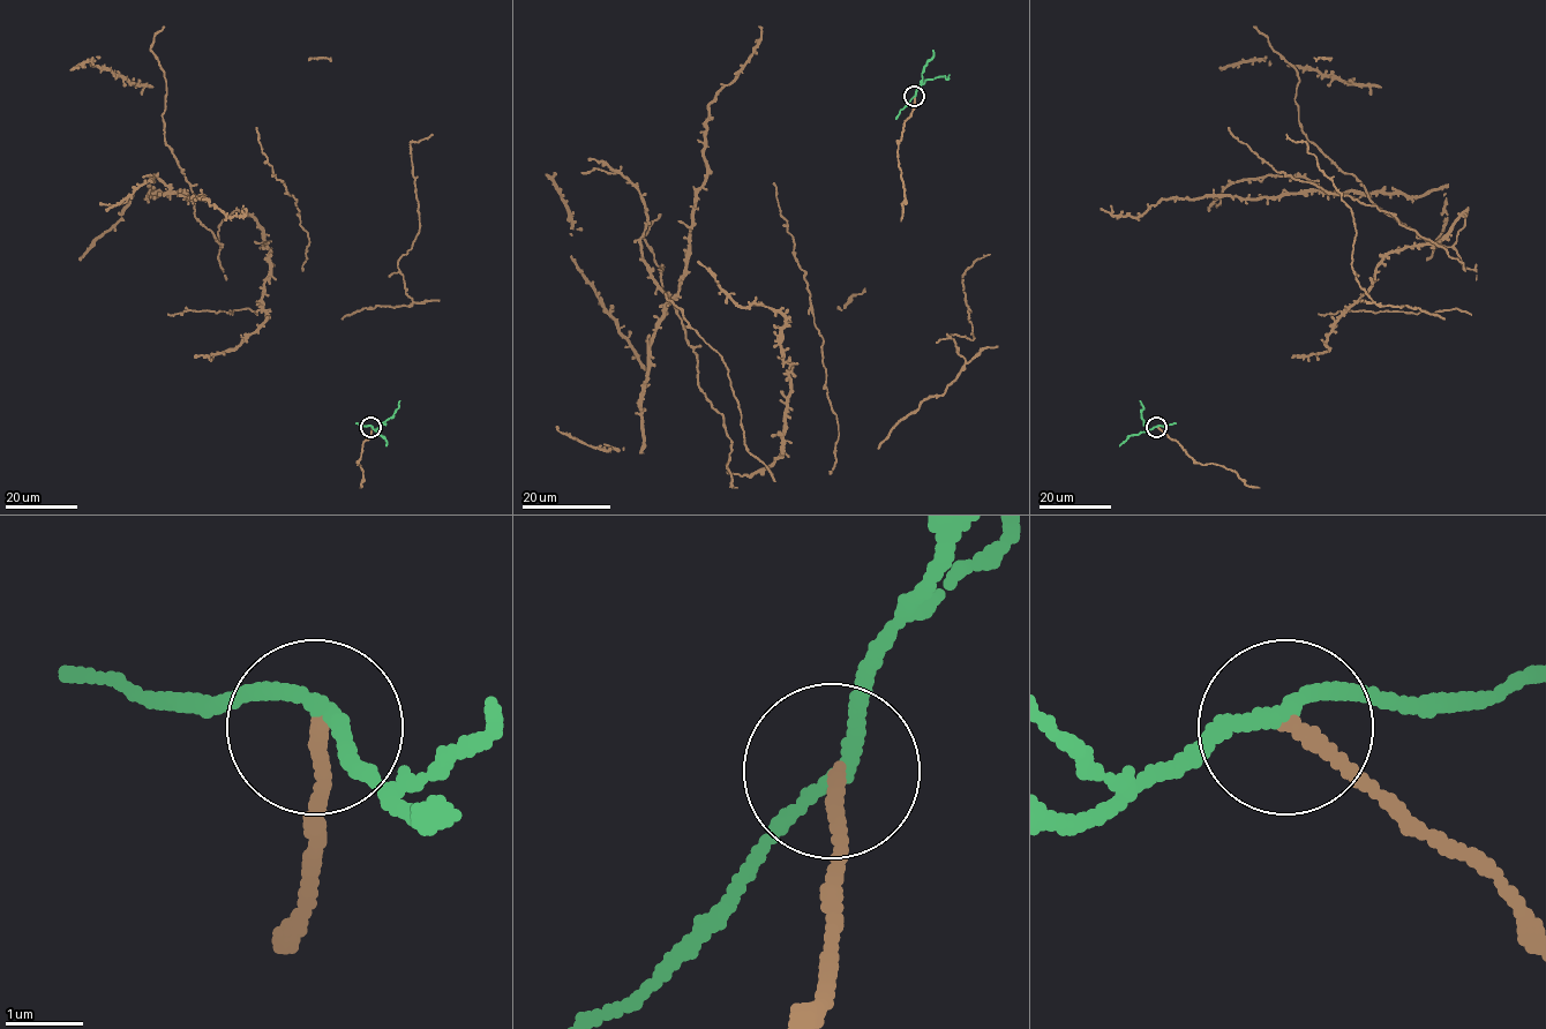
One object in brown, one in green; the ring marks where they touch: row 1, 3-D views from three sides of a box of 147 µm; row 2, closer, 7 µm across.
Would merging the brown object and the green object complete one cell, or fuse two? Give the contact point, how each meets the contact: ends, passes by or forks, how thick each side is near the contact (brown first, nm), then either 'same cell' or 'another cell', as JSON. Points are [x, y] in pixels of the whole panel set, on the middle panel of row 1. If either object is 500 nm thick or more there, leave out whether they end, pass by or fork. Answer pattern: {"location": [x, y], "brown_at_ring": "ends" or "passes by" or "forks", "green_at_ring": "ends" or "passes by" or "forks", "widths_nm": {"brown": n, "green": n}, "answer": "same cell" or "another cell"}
{"location": [914, 96], "brown_at_ring": "ends", "green_at_ring": "passes by", "widths_nm": {"brown": 170, "green": 190}, "answer": "another cell"}

